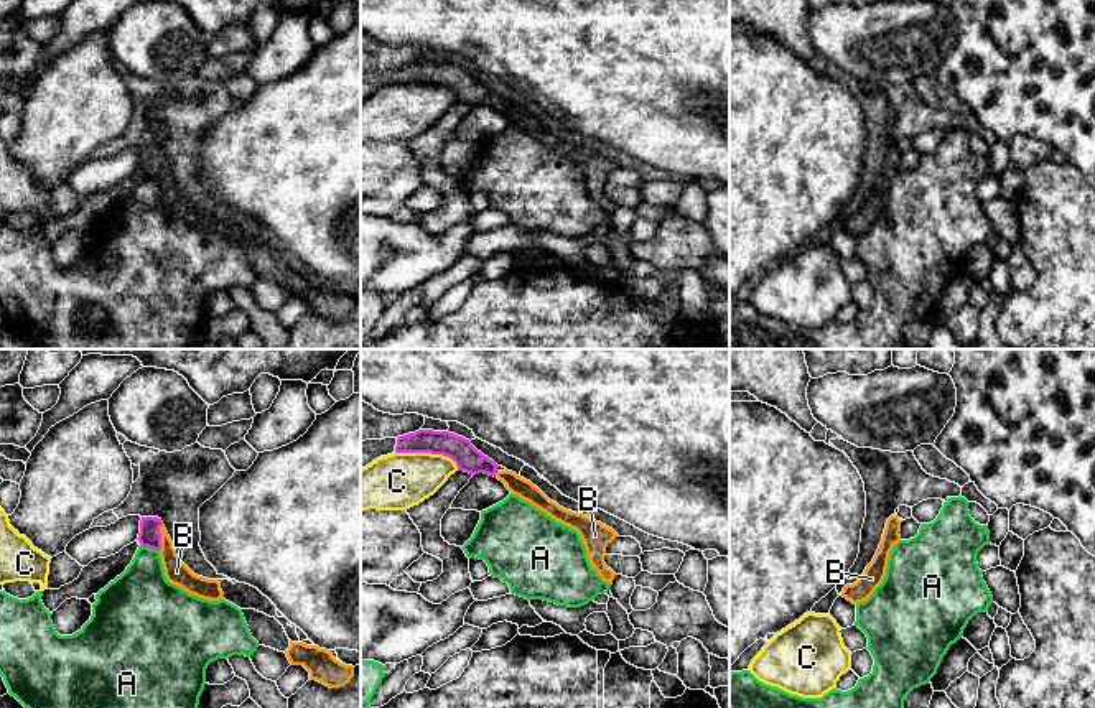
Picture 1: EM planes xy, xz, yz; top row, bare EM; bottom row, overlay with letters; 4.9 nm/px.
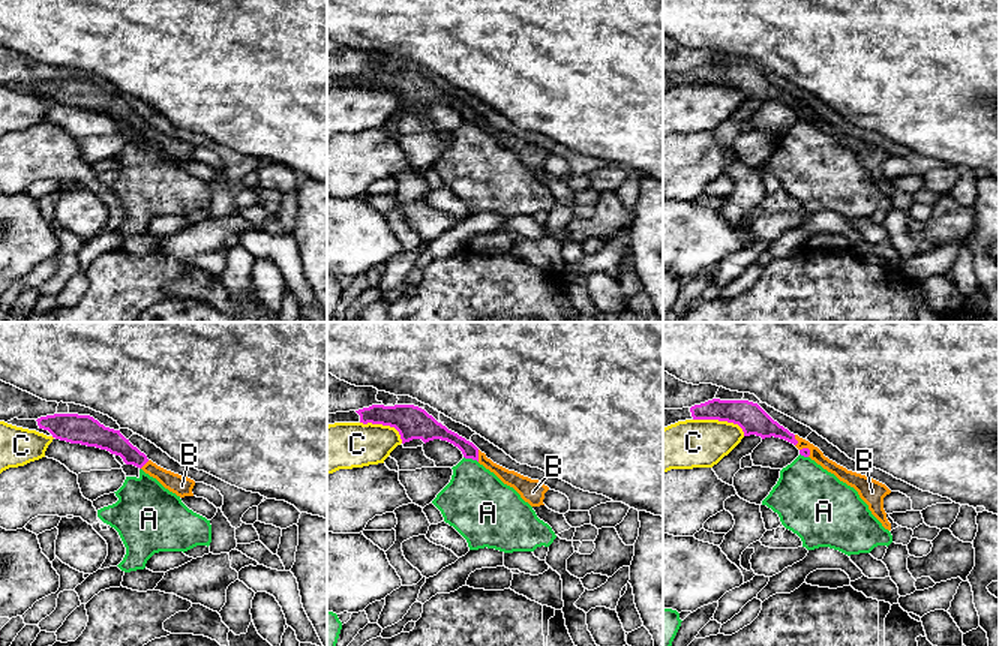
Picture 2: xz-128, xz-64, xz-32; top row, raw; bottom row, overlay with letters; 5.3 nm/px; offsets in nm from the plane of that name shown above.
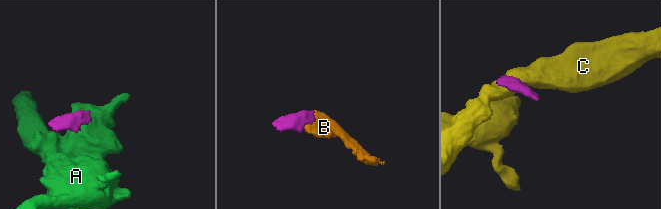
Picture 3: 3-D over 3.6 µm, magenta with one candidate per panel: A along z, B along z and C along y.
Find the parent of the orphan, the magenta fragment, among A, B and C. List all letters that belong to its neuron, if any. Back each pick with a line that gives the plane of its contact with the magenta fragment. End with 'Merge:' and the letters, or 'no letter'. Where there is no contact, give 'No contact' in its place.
B: Touches magenta in xy
Merge: B

